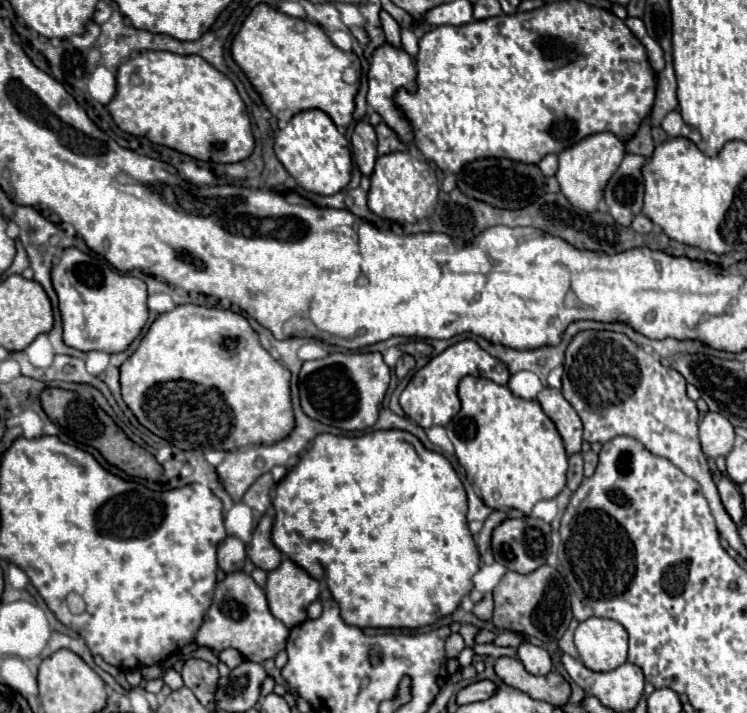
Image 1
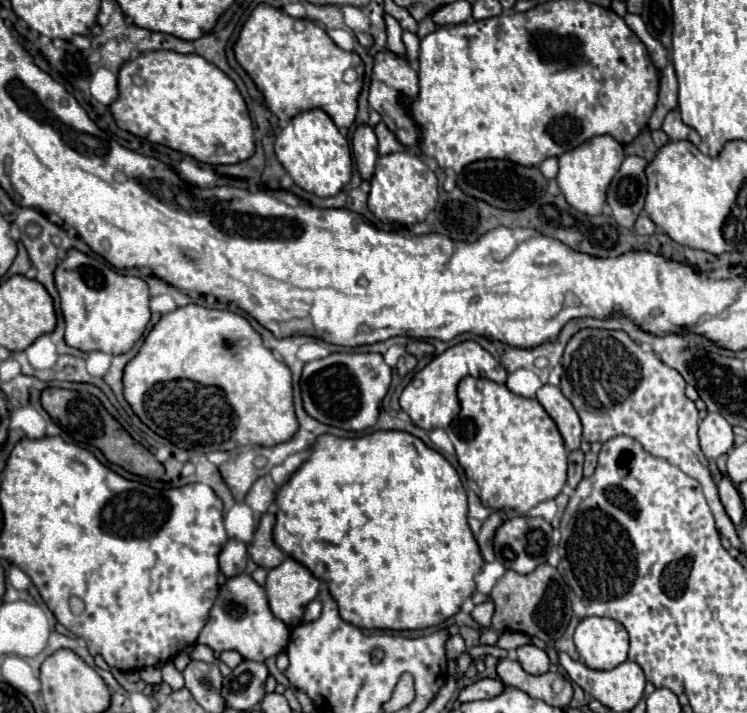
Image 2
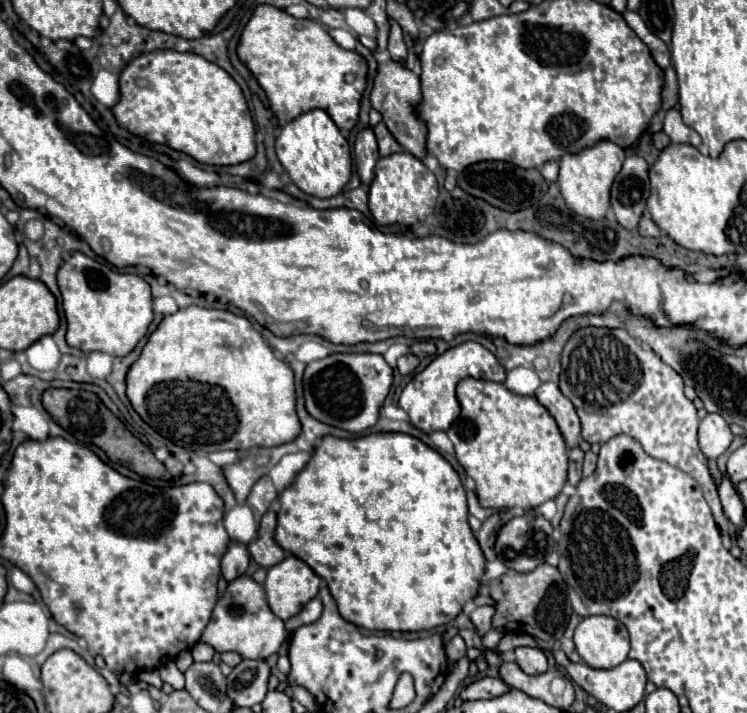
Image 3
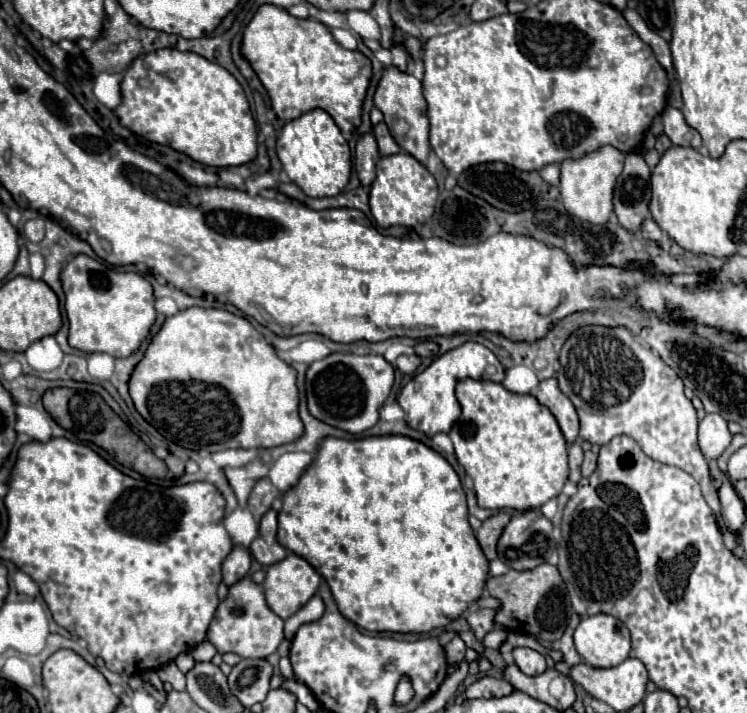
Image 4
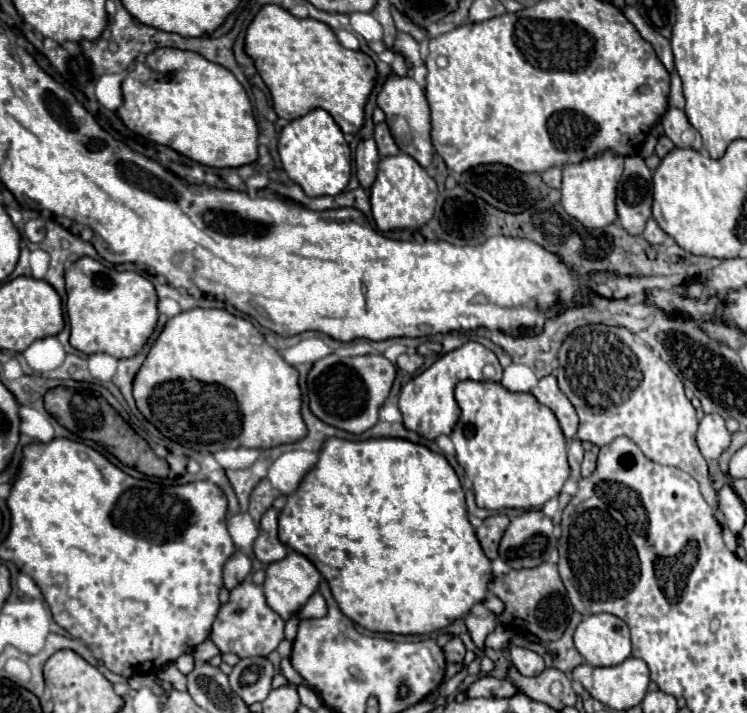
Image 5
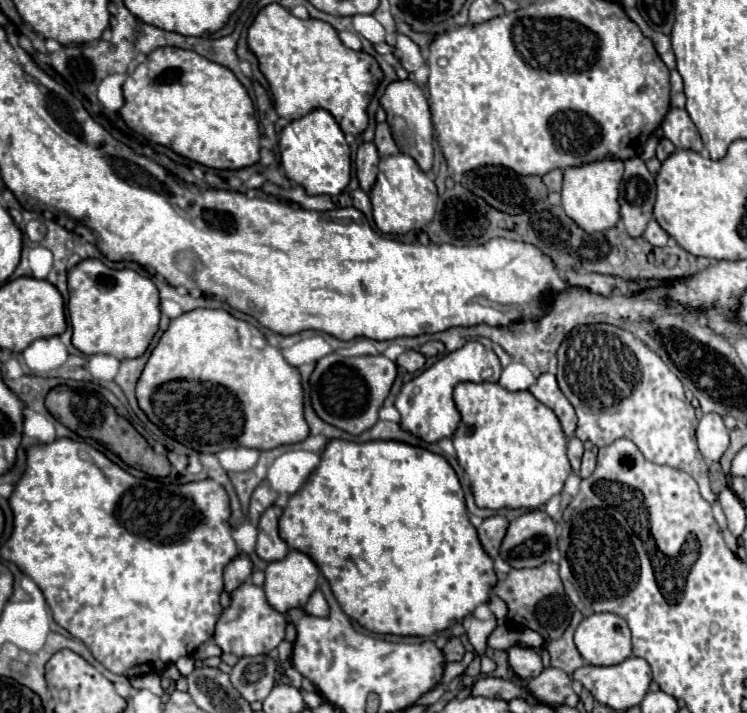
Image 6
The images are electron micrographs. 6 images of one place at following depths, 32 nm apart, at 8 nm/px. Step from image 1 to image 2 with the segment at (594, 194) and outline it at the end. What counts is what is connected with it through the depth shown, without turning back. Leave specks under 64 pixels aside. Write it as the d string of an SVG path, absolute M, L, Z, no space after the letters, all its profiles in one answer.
M598 136L590 140L588 144L582 144L580 148L566 152L558 158L560 170L558 170L558 186L560 192L564 192L566 202L588 216L600 216L604 212L606 204L606 190L614 178L614 174L620 170L620 164L624 160L624 148L610 136Z

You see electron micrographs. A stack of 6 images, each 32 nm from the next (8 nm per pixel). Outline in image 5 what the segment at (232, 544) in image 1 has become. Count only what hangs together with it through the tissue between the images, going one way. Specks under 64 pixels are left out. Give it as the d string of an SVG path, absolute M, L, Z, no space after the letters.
M238 550L238 552L226 562L226 566L224 566L224 586L226 586L228 590L232 590L232 588L238 586L242 580L246 580L246 576L250 574L250 570L252 570L250 558L248 558L242 550Z

